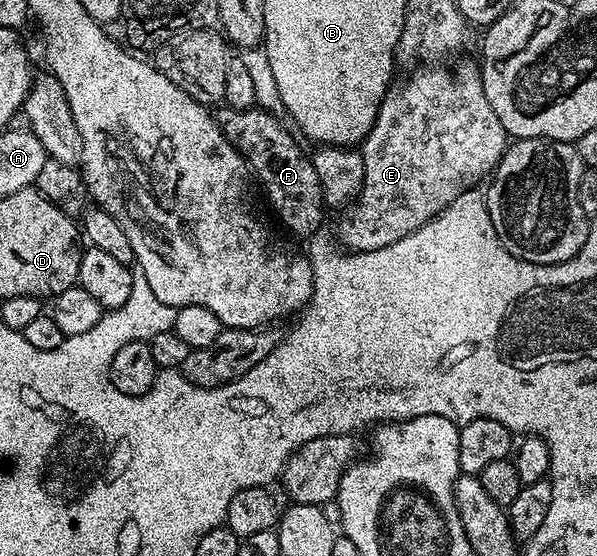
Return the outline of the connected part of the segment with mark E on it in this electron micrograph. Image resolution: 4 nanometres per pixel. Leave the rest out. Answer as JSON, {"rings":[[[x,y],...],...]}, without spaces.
{"rings":[[[463,64],[451,77],[442,76],[435,66],[423,66],[397,88],[388,91],[369,134],[363,139],[365,182],[359,199],[342,213],[343,221],[339,224],[338,239],[357,252],[393,246],[393,242],[401,242],[401,238],[425,226],[450,207],[462,192],[478,185],[475,183],[483,175],[494,173],[509,147],[505,126],[501,126],[489,98],[485,98],[483,77],[476,65],[474,68],[471,64]]]}

